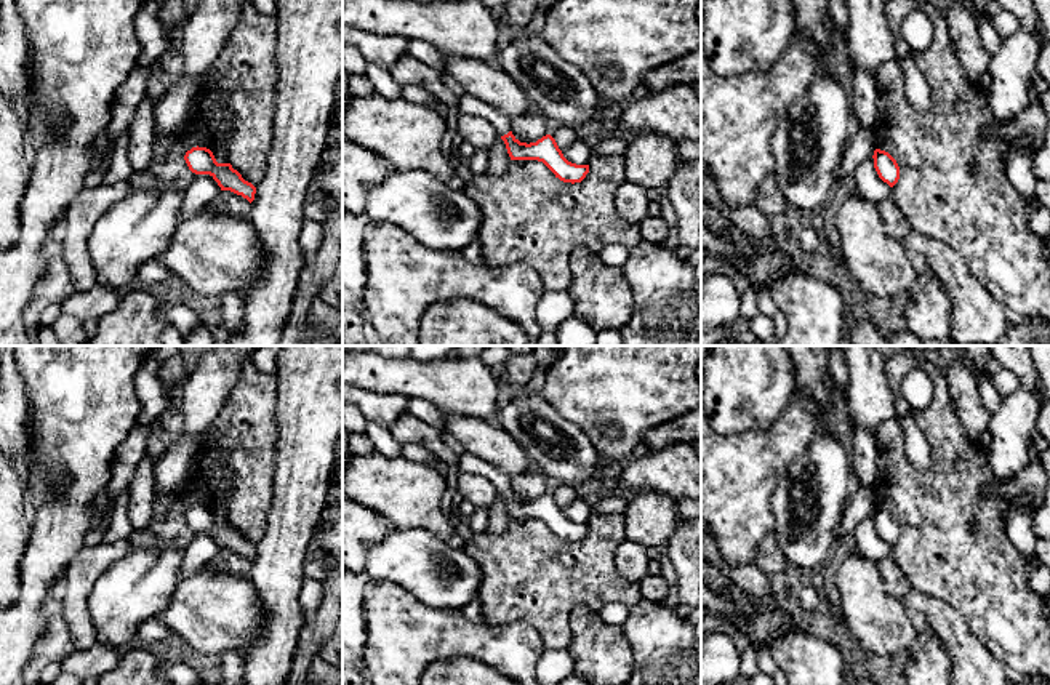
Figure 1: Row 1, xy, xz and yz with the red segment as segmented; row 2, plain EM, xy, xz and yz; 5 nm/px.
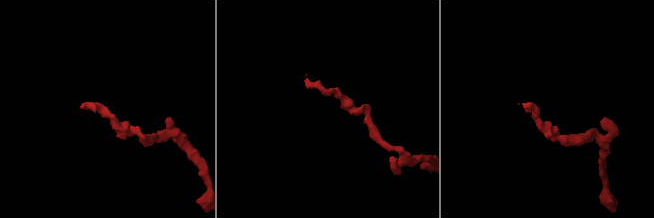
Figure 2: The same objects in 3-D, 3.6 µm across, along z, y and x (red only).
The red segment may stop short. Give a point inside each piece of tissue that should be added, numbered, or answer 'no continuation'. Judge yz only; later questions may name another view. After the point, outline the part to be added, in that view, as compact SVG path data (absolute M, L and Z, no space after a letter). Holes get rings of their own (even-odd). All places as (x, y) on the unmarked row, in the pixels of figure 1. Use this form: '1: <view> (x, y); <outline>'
no continuation

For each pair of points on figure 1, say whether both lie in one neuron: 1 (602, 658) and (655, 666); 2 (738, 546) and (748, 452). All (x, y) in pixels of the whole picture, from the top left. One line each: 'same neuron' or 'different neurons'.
1: different neurons
2: same neuron

